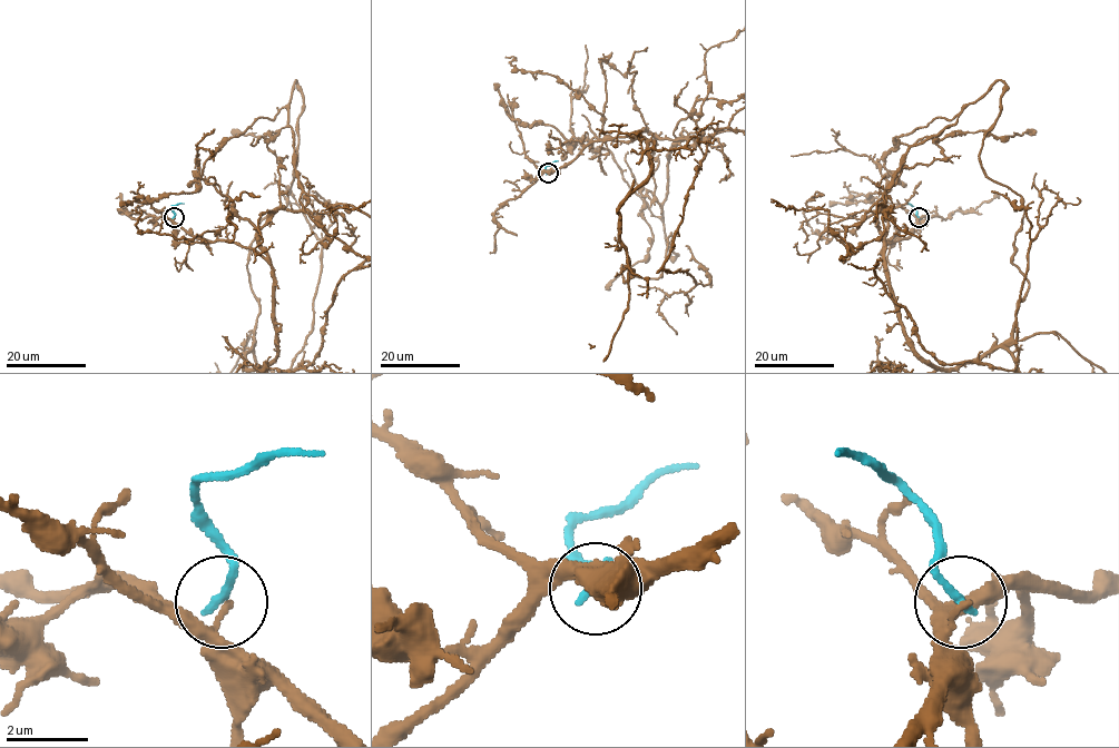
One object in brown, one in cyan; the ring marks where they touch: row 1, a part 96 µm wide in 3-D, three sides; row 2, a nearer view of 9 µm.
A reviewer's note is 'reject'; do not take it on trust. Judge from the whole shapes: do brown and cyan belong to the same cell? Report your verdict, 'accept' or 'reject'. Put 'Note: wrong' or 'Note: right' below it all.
reject
Note: right

